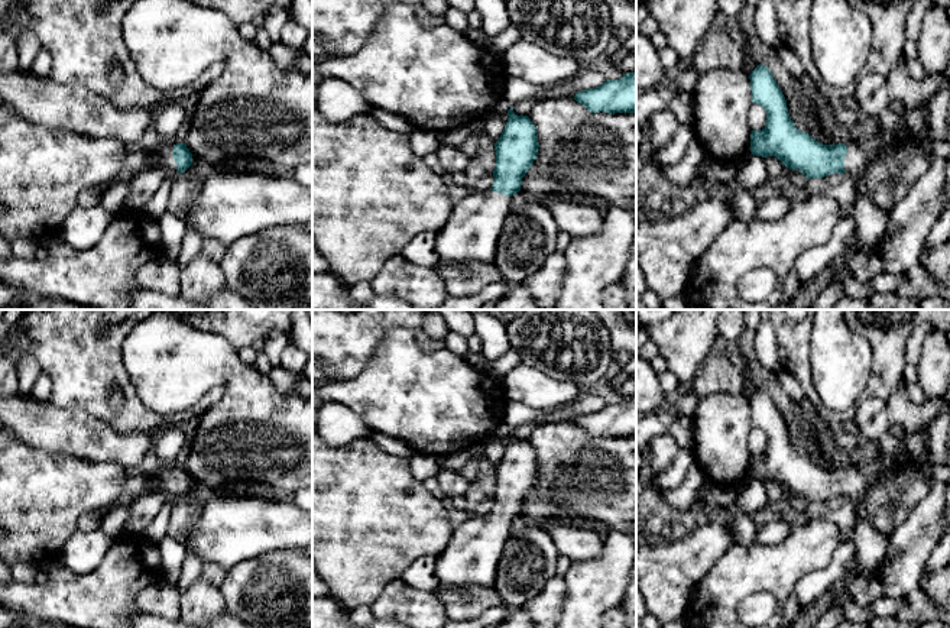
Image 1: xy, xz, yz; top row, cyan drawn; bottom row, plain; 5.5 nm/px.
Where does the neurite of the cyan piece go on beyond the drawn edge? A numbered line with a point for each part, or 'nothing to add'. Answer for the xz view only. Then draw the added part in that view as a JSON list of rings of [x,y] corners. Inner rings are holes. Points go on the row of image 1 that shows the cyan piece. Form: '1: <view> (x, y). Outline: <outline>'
1: xz (472, 232). Outline: [[[471,191],[454,203],[450,218],[437,233],[440,260],[463,265],[467,260],[495,262],[497,239],[510,213],[510,197]]]

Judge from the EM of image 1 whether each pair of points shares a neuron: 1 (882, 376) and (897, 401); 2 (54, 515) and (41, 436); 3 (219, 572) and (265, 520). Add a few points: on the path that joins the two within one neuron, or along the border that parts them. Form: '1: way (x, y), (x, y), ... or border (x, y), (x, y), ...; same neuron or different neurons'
1: border (903, 378), (887, 400); different neurons
2: border (15, 434), (33, 447), (68, 453), (77, 457); different neurons
3: border (204, 562), (216, 562), (226, 572); different neurons

